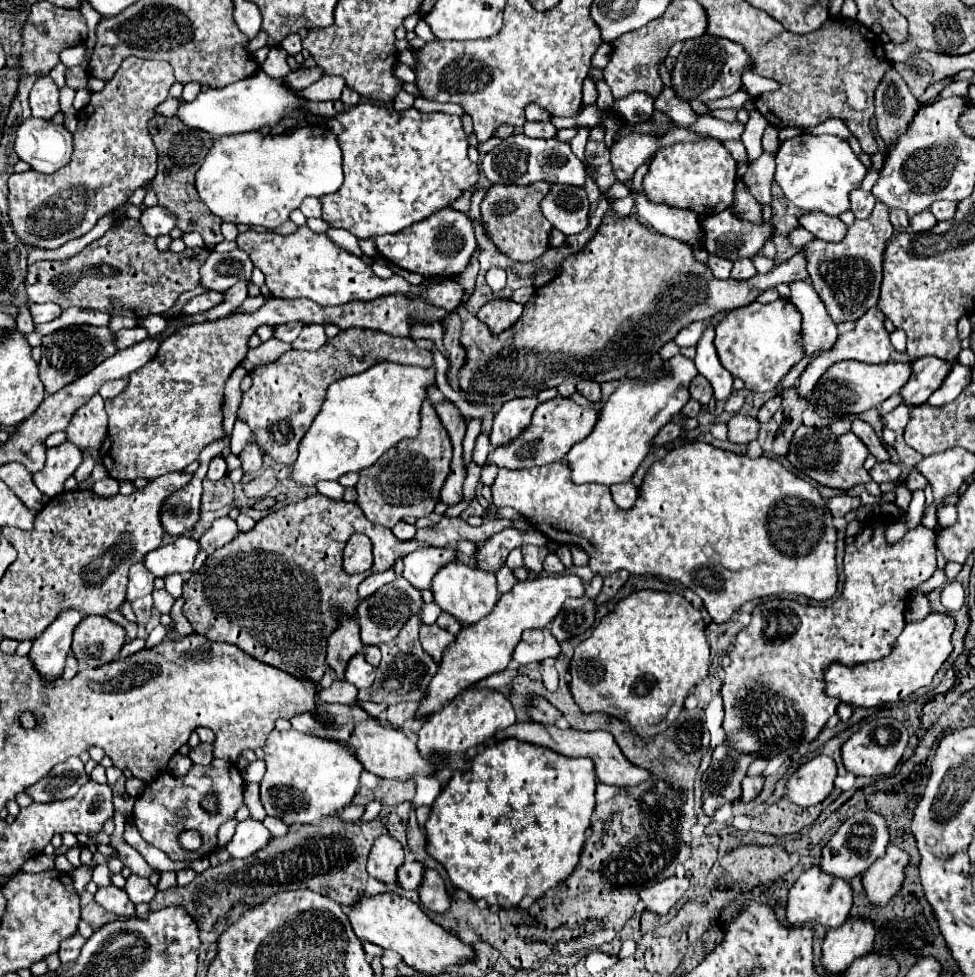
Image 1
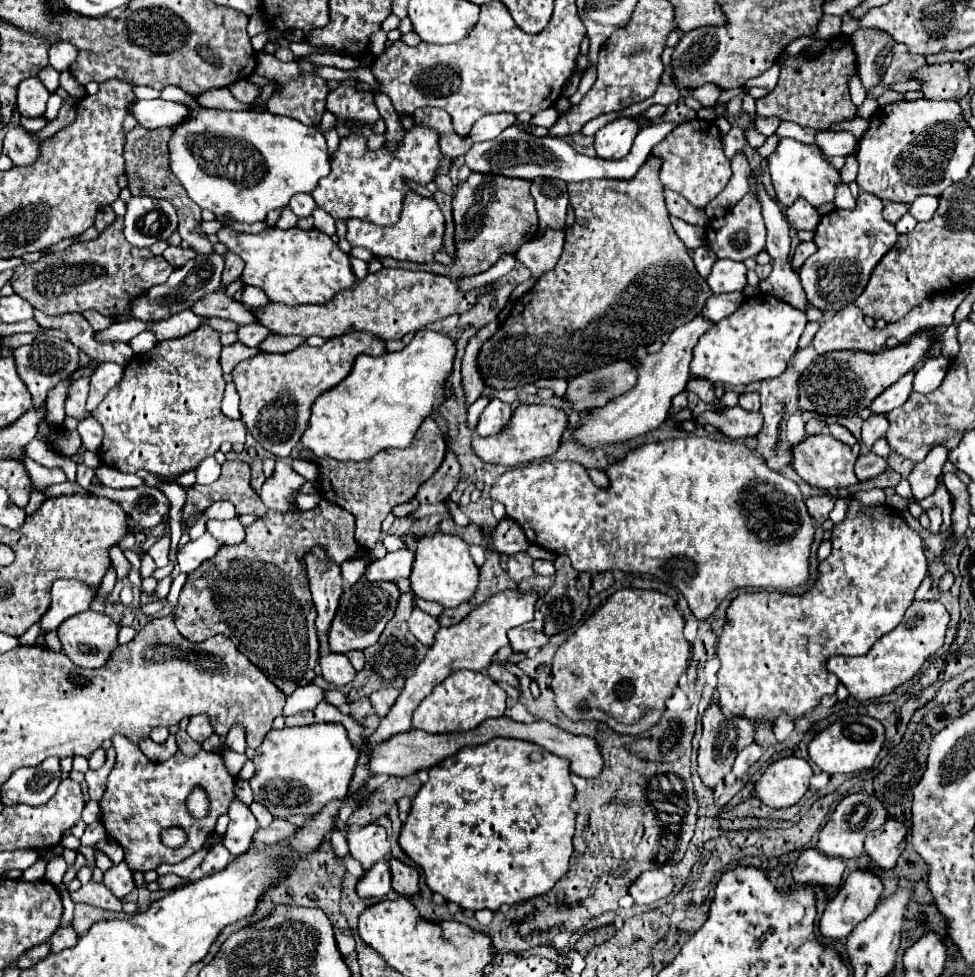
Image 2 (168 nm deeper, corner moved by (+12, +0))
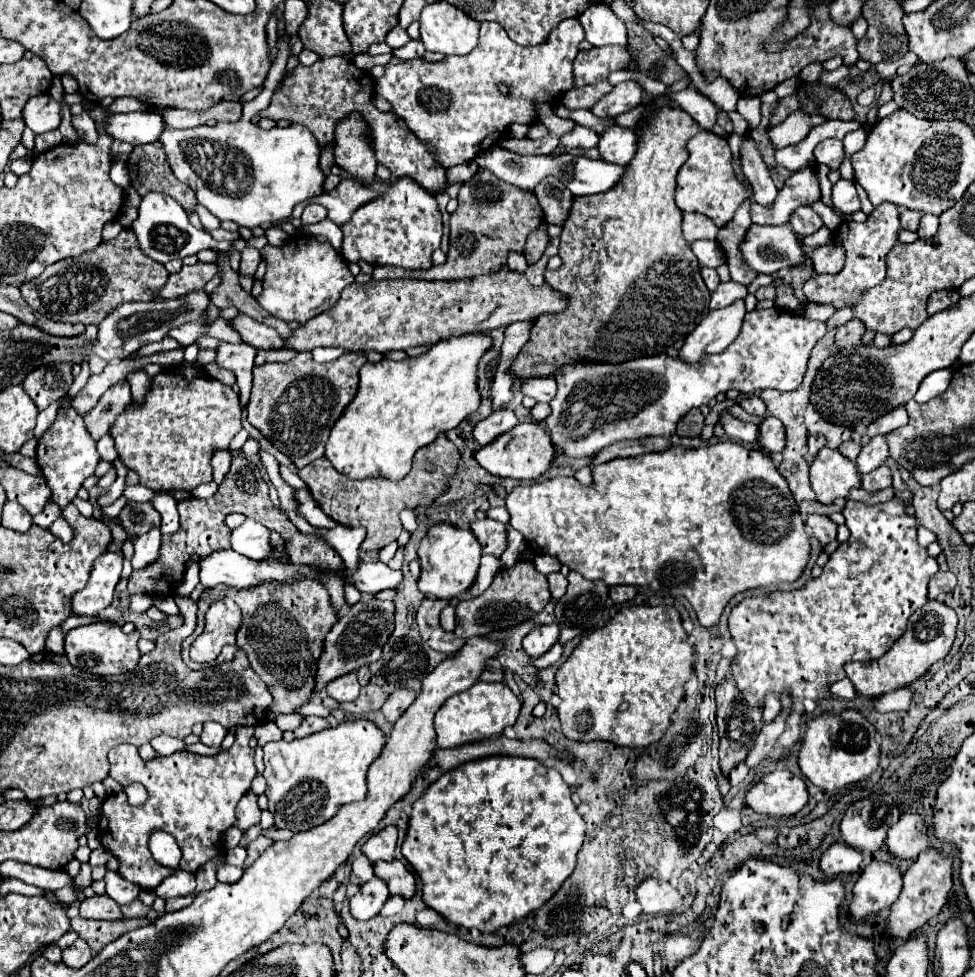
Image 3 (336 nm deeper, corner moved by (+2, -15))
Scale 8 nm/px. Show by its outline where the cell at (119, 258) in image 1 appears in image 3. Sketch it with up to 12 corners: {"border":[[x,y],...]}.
{"border":[[130,228],[48,266],[22,298],[58,322],[100,324],[168,282]]}

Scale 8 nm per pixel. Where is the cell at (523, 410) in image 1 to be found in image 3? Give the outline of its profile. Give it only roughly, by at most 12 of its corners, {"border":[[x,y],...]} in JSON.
{"border":[[500,408],[474,428],[480,446],[518,424],[512,410]]}

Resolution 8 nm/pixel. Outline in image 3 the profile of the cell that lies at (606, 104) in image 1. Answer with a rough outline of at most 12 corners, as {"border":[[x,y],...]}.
{"border":[[604,2],[580,14],[594,46],[626,46],[626,24]]}

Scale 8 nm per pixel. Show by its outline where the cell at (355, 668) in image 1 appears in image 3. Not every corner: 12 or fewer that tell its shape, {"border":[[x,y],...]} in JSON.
{"border":[[356,672],[328,682],[338,702],[354,702],[360,694]]}

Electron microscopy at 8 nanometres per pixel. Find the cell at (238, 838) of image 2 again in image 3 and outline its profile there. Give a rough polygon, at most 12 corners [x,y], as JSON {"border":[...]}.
{"border":[[246,792],[236,806],[236,826],[248,830],[260,822],[256,794]]}

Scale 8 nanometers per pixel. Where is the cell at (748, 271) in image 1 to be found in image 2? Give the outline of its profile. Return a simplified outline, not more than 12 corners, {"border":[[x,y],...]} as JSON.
{"border":[[716,259],[706,283],[712,293],[746,287],[746,267]]}

